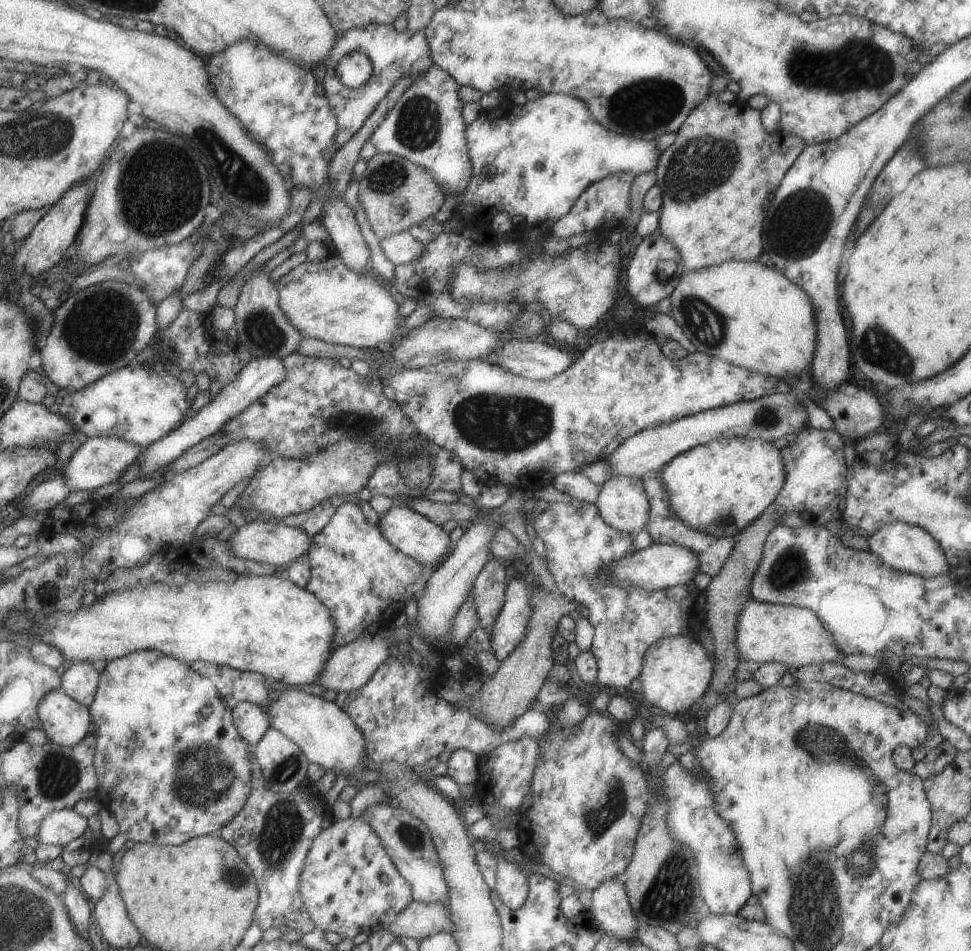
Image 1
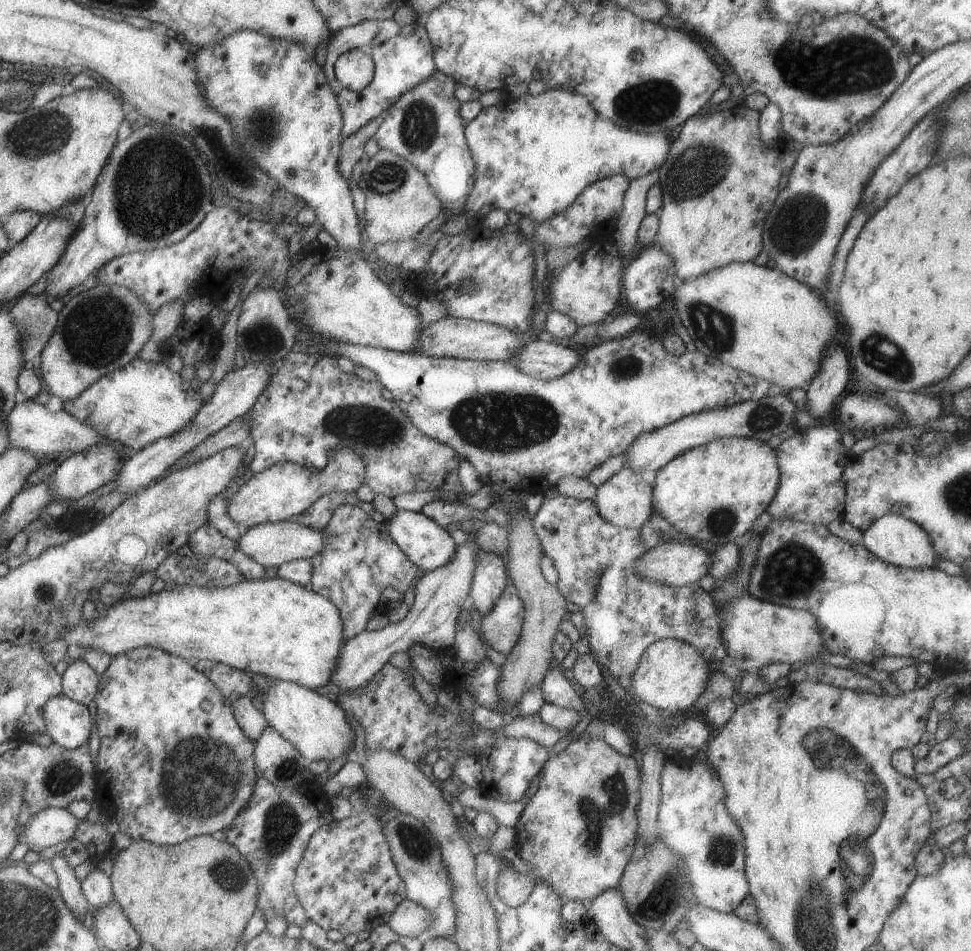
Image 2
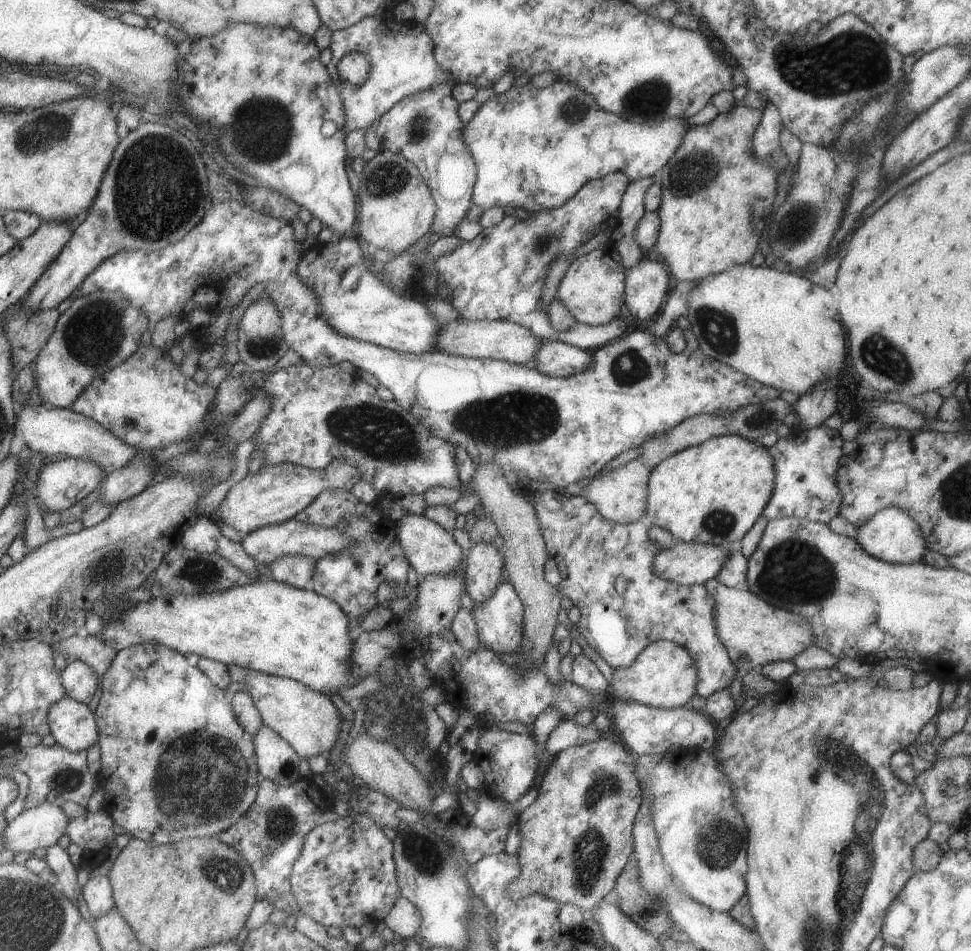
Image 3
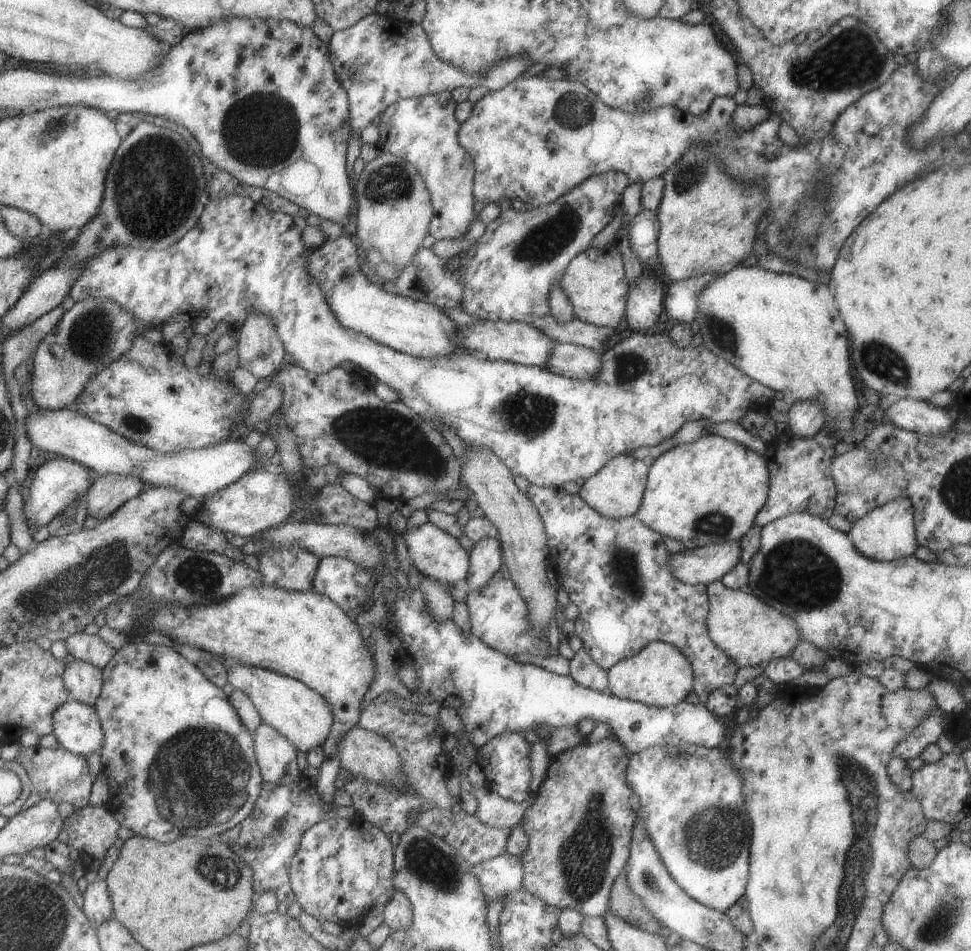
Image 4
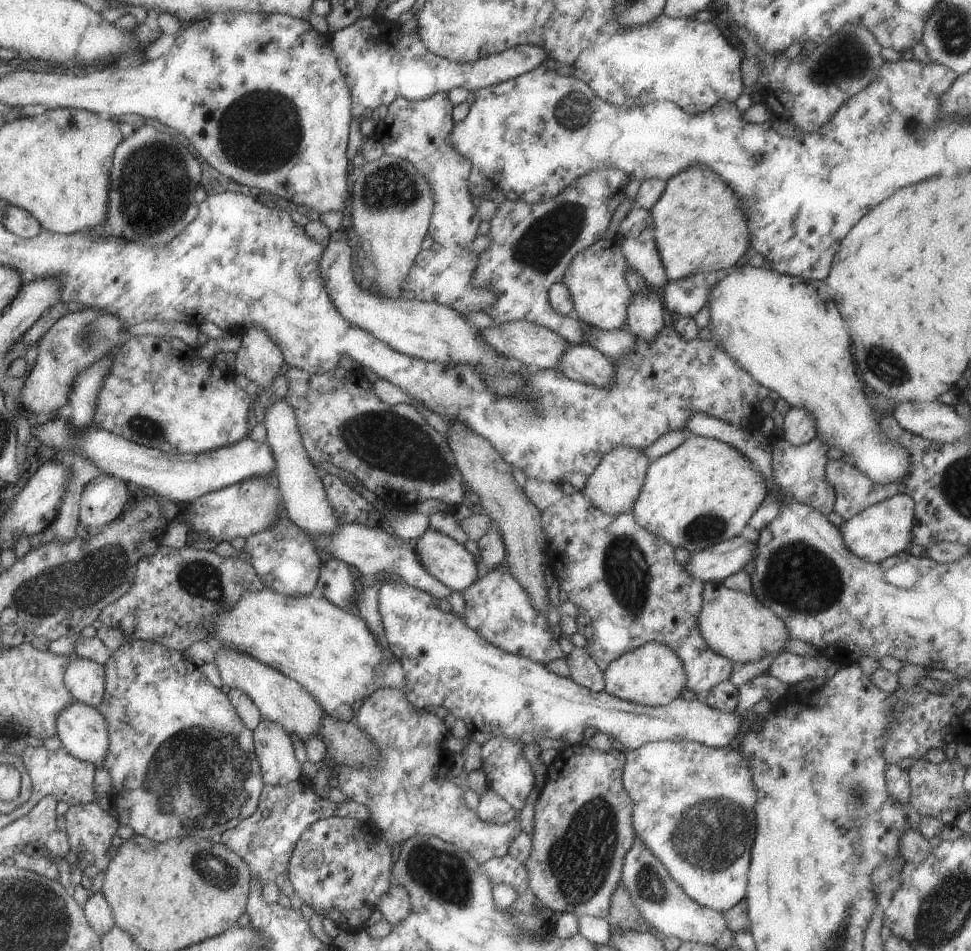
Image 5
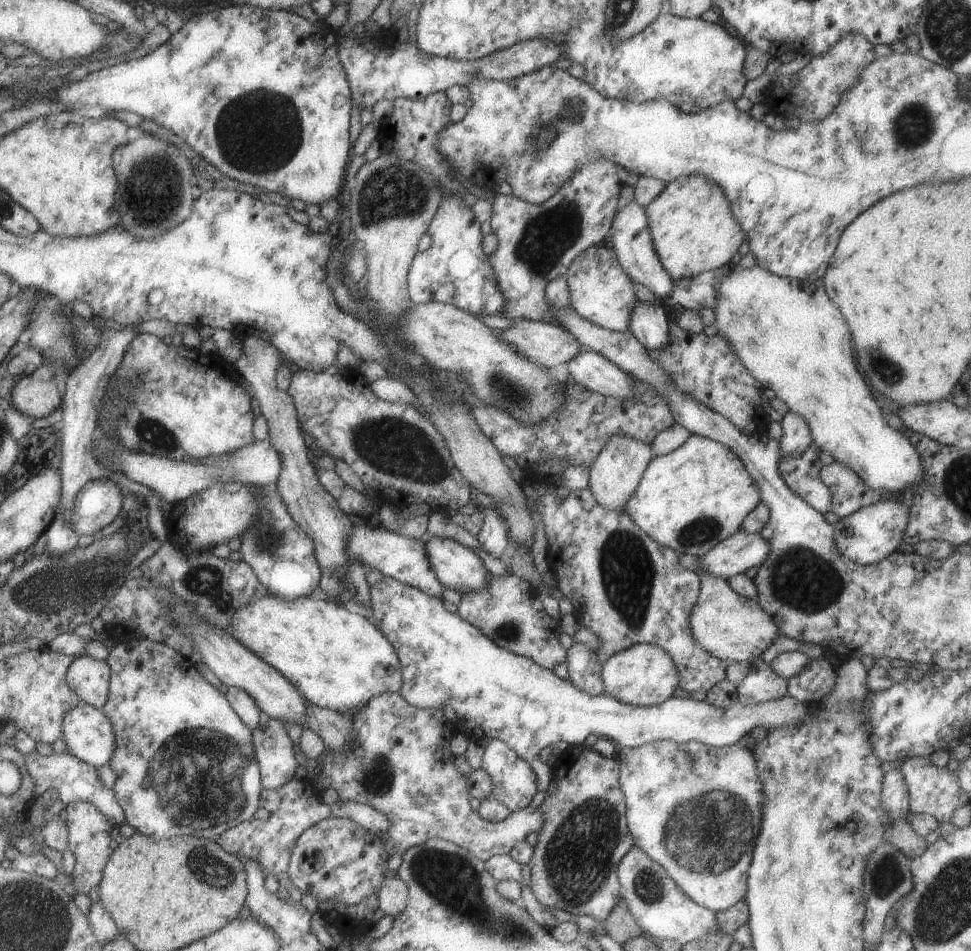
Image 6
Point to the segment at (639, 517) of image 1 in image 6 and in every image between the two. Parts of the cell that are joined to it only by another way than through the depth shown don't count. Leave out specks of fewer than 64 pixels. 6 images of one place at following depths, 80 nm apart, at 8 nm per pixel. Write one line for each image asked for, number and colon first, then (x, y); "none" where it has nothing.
2: (624, 500)
3: (619, 495)
4: (615, 491)
5: (614, 484)
6: (614, 474)

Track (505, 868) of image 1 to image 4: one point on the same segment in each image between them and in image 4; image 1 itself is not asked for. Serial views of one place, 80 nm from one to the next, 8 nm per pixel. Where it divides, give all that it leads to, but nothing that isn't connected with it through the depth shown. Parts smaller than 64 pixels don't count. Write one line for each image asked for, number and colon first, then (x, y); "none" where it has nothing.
2: (578, 830)
3: (576, 836)
4: (579, 826)

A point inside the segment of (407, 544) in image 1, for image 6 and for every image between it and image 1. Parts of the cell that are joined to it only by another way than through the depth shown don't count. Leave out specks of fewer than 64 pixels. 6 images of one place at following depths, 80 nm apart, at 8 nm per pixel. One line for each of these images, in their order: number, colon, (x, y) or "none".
2: (427, 545)
3: (428, 547)
4: (434, 552)
5: (445, 559)
6: (456, 567)

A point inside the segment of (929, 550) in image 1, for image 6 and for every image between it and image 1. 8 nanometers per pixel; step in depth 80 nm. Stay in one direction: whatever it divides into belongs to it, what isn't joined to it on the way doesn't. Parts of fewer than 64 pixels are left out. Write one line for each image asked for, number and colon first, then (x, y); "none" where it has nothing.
2: (894, 539)
3: (890, 535)
4: (885, 533)
5: (880, 530)
6: (869, 534)

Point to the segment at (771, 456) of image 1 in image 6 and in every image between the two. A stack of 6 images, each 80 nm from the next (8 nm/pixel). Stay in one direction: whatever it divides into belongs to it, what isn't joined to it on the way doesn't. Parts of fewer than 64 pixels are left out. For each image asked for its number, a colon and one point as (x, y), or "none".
2: (712, 493)
3: (711, 494)
4: (709, 491)
5: (704, 491)
6: (691, 498)

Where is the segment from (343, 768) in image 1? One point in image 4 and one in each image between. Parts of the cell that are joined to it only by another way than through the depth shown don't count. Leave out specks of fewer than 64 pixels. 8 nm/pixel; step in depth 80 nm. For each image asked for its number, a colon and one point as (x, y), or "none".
2: (318, 727)
3: (306, 719)
4: (295, 711)

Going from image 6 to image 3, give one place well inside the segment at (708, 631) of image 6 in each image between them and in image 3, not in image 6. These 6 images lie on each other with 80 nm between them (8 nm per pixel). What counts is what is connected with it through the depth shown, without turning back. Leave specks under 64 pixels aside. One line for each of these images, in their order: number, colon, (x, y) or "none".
3: (754, 633)
4: (750, 633)
5: (736, 625)

